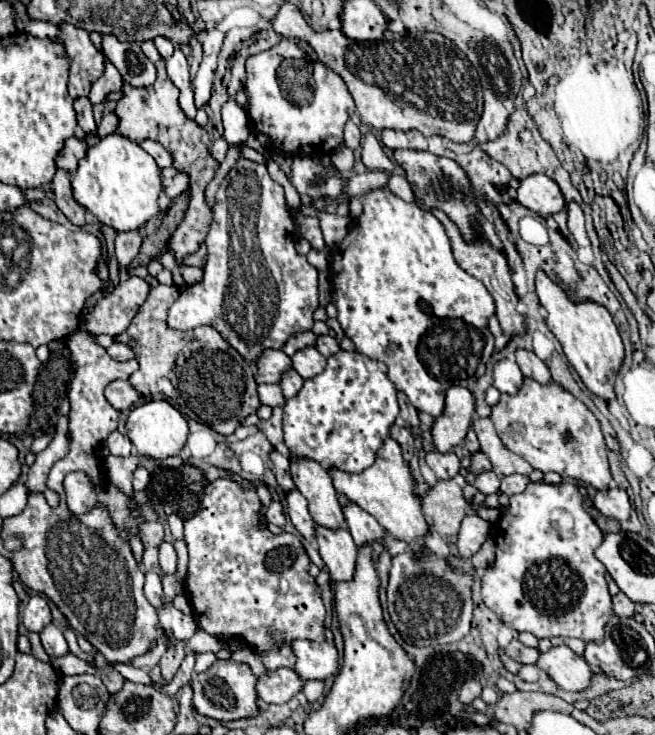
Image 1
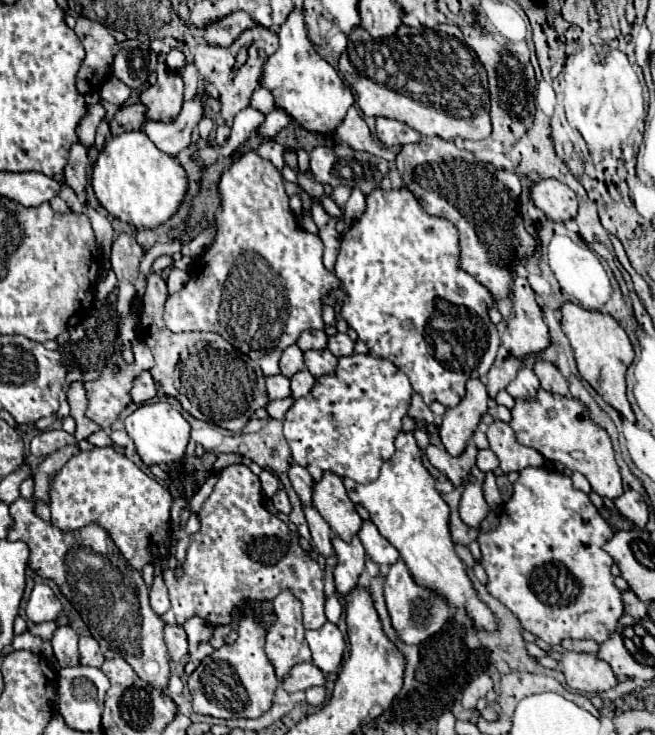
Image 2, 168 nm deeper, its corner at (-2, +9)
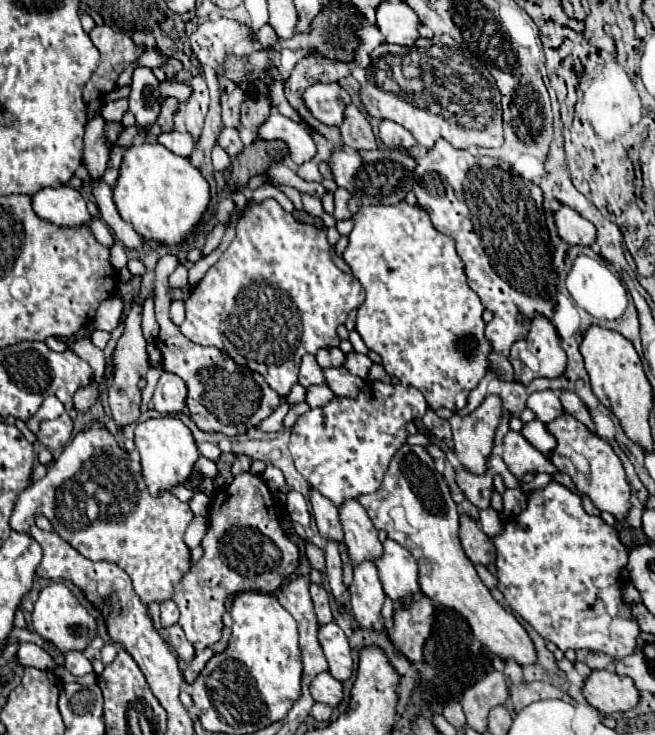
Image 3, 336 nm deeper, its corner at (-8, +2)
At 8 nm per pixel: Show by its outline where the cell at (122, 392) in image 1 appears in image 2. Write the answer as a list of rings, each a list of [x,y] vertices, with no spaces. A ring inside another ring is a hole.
[[[144,371],[136,381],[134,381],[134,387],[132,387],[132,399],[136,405],[142,405],[154,397],[160,397],[164,395],[162,389],[158,387],[158,381],[152,379],[152,375],[148,371]]]

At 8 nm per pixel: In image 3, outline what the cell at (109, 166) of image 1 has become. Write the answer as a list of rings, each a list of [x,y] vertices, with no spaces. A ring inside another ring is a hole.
[[[150,142],[126,148],[112,192],[122,220],[142,234],[142,238],[170,246],[186,238],[186,234],[200,222],[210,202],[210,188],[200,170],[194,168],[188,158],[176,156],[162,144]]]

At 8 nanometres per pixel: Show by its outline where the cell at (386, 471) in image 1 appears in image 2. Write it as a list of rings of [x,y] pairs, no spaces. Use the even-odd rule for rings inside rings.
[[[400,433],[396,437],[396,453],[382,465],[380,477],[368,485],[354,483],[352,479],[344,479],[344,487],[350,499],[362,505],[368,513],[372,523],[382,531],[386,539],[400,551],[402,561],[406,563],[410,575],[420,587],[434,591],[436,595],[444,597],[448,605],[456,609],[464,609],[466,617],[474,623],[474,627],[484,631],[496,631],[498,619],[478,599],[478,593],[466,575],[466,565],[454,551],[454,543],[450,539],[448,519],[450,507],[436,491],[436,479],[428,473],[422,465],[422,451],[416,445],[412,433]]]

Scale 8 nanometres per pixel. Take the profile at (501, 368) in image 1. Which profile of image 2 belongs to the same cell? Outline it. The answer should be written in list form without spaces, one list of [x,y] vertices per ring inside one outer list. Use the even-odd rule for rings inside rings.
[[[522,367],[522,369],[518,371],[518,377],[508,385],[506,391],[508,391],[514,399],[526,399],[526,401],[530,401],[530,399],[534,399],[534,395],[536,395],[538,389],[540,389],[540,381],[538,381],[536,373],[534,373],[532,369]]]

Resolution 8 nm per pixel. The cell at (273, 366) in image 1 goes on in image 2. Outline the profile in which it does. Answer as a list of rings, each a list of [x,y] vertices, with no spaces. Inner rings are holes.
[[[298,345],[288,347],[282,353],[282,359],[280,359],[280,371],[282,371],[282,375],[292,377],[292,375],[296,375],[298,371],[304,371],[304,369],[306,369],[306,363],[304,363],[302,349]]]

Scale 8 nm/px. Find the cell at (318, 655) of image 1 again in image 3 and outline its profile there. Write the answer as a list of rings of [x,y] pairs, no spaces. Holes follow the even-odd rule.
[[[334,622],[322,626],[318,632],[318,640],[328,660],[328,672],[340,682],[348,680],[352,676],[352,654],[342,628]]]

